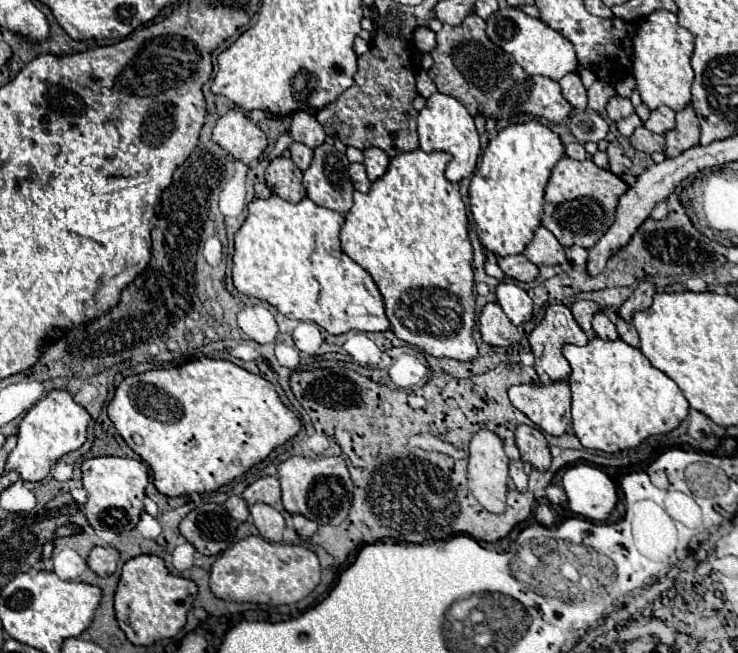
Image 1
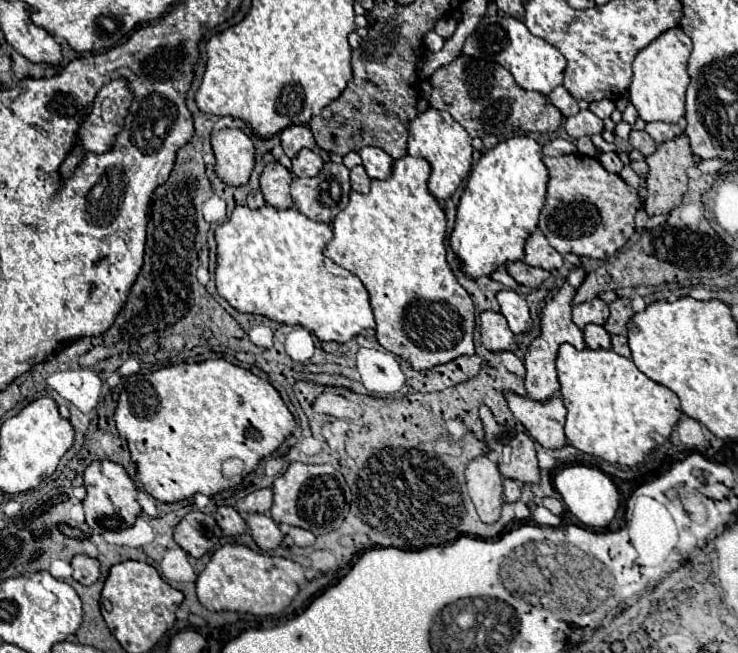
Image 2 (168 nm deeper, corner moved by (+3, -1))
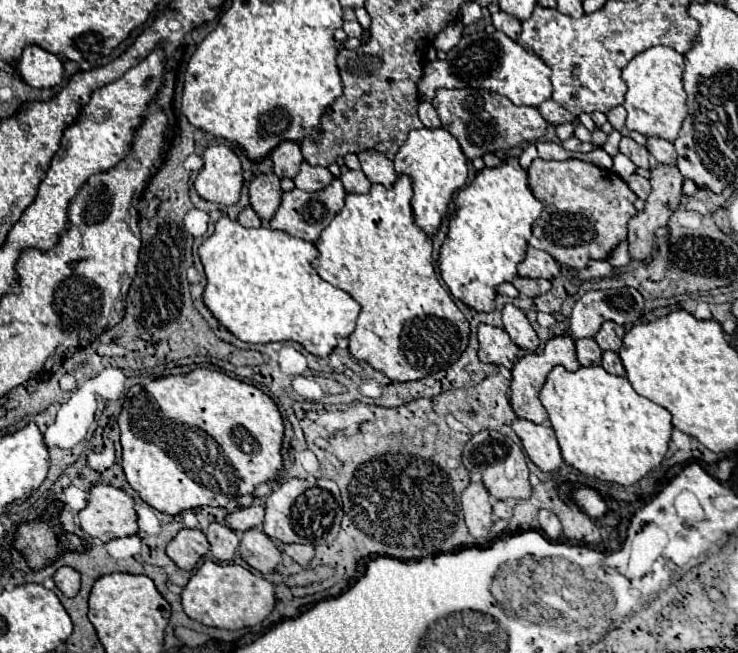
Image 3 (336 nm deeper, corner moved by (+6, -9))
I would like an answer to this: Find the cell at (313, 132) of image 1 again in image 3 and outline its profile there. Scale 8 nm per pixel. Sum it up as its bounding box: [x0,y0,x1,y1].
[272,141,304,179]

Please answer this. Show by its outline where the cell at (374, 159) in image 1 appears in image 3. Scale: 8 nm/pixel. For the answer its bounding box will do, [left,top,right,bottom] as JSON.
[358,149,396,189]

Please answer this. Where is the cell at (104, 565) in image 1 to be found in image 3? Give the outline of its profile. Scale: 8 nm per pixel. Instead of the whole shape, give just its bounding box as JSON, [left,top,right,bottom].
[54,567,80,597]

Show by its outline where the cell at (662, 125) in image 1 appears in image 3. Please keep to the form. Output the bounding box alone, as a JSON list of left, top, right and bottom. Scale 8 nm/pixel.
[648,137,676,165]

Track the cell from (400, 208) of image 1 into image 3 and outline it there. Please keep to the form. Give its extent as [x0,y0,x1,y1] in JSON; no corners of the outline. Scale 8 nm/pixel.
[314,175,470,381]

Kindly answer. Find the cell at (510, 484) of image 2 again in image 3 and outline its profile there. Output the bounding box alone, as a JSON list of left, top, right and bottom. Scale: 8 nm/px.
[492,499,512,519]

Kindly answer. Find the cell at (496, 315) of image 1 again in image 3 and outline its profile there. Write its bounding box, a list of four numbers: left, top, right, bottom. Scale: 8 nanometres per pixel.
[478,325,518,369]

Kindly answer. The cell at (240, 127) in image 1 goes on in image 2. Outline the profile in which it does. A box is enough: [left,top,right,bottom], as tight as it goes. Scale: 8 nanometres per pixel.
[211,129,255,185]

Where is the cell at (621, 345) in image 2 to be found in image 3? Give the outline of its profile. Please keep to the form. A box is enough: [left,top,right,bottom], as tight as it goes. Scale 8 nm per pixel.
[602,351,626,377]

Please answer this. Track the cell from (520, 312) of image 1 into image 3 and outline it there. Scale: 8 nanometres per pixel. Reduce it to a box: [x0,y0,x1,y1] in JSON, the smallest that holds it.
[502,303,540,351]

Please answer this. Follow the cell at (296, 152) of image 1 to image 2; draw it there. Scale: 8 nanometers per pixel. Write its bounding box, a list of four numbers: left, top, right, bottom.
[293,149,321,177]

